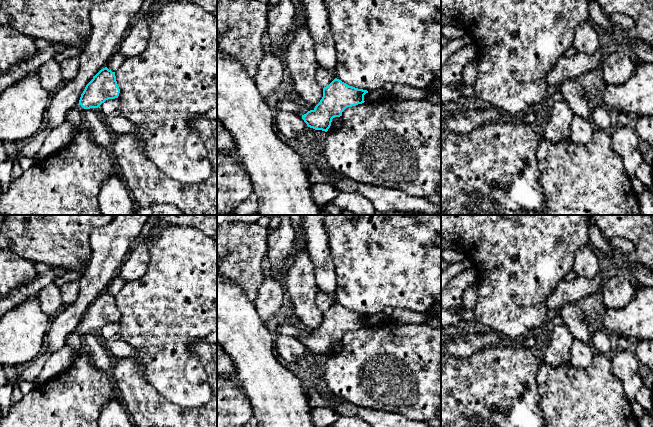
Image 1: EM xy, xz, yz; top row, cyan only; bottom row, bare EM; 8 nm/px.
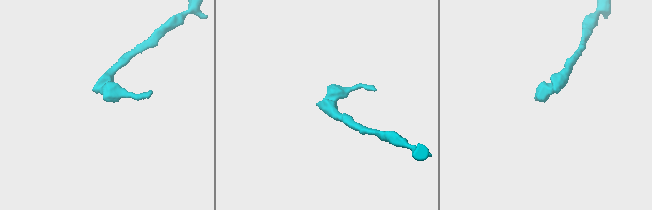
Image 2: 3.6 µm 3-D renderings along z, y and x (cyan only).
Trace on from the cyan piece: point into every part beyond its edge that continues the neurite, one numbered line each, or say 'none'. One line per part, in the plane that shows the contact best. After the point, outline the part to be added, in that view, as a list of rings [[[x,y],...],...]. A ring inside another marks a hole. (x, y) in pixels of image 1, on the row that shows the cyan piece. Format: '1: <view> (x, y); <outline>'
1: xy (76, 116); [[[77,105],[66,116],[65,121],[71,123],[74,126],[75,131],[79,131],[83,127],[85,110],[86,109],[84,109],[81,105]]]

